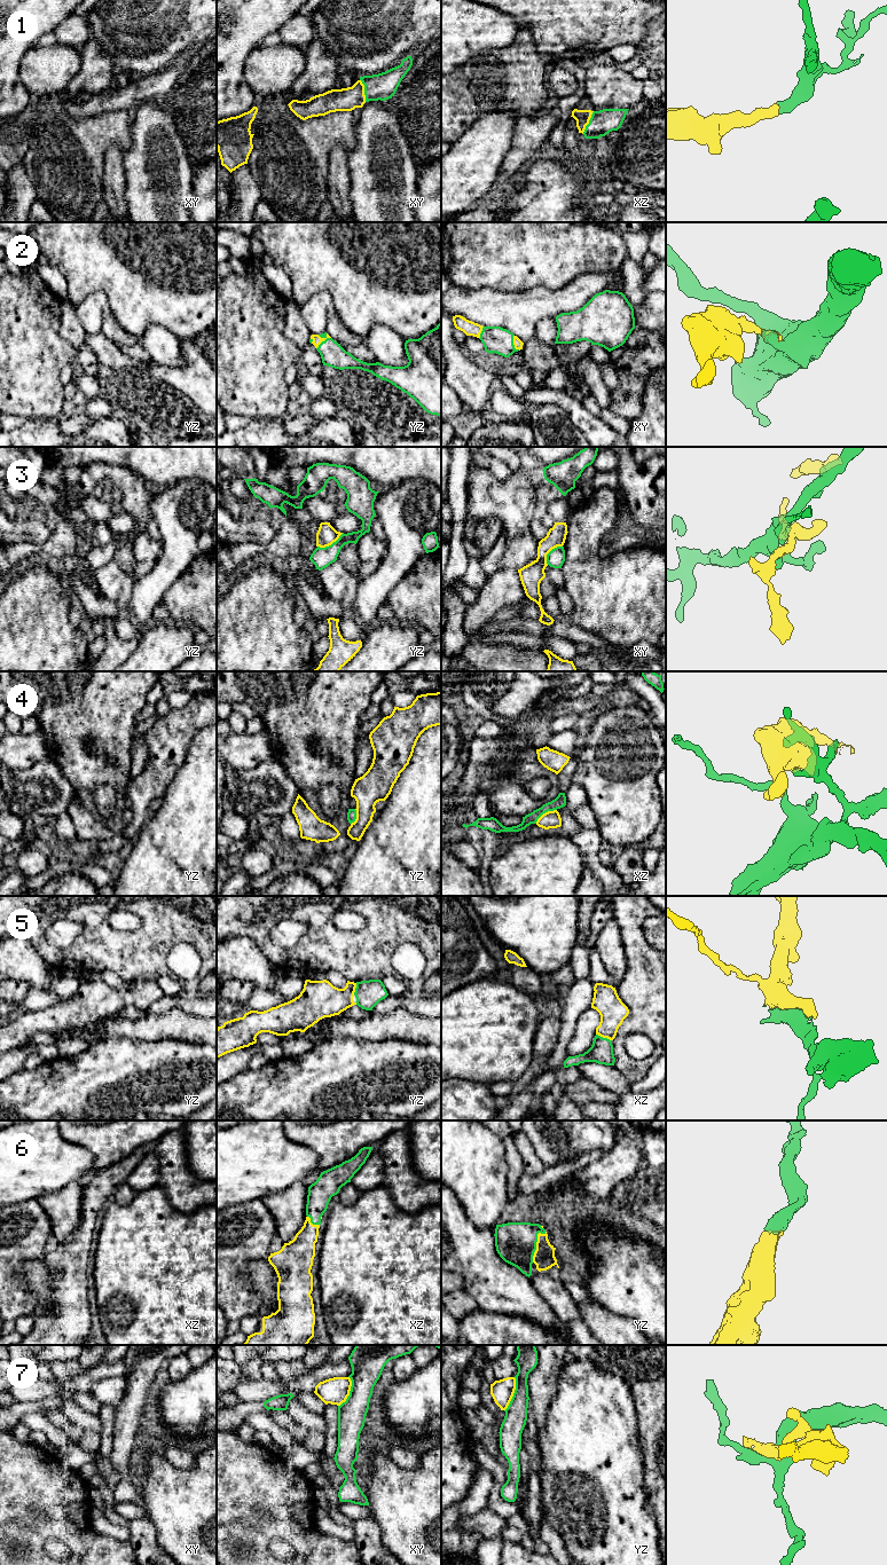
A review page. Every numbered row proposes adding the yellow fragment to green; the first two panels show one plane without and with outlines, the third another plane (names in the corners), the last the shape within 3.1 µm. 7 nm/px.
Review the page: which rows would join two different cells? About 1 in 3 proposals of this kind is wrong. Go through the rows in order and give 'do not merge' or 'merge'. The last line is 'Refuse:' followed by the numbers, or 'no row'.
1: merge
2: merge
3: do not merge
4: do not merge
5: merge
6: merge
7: merge
Refuse: 3, 4

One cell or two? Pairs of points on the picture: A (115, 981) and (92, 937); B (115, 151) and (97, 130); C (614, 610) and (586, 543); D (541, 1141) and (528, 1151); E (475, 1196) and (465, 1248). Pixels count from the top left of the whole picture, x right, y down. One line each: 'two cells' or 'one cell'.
A: two cells
B: two cells
C: one cell
D: two cells
E: two cells

